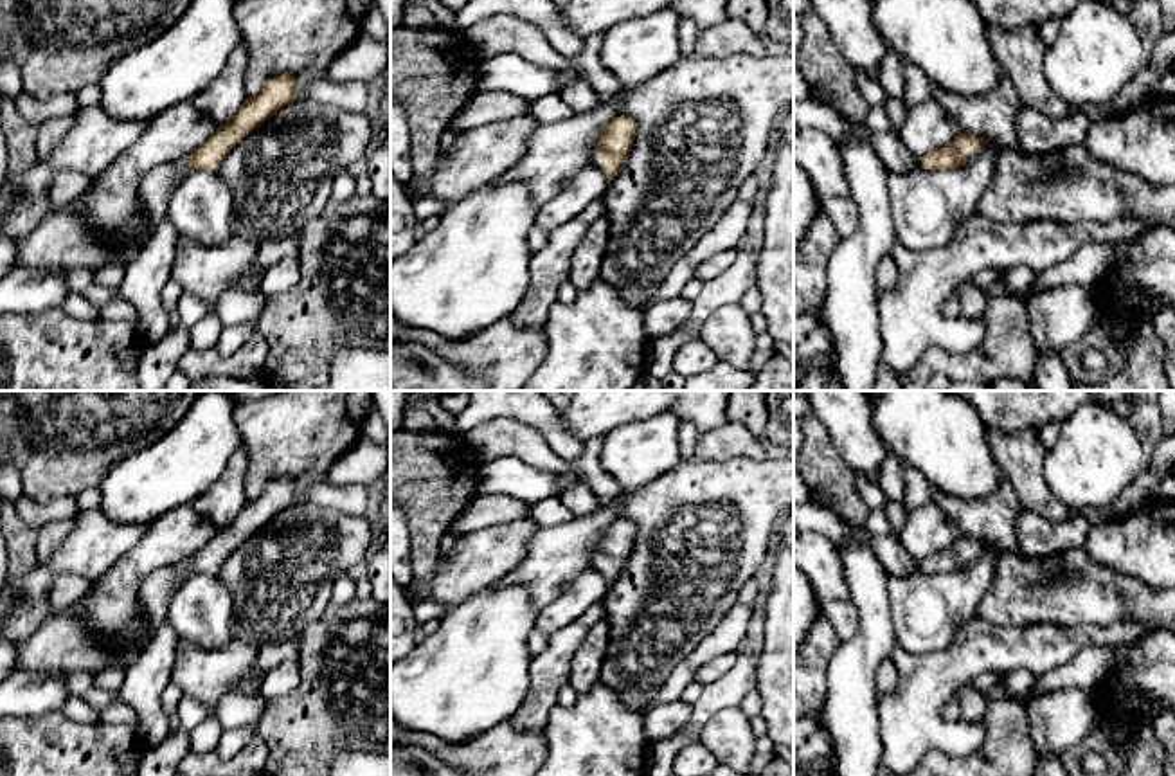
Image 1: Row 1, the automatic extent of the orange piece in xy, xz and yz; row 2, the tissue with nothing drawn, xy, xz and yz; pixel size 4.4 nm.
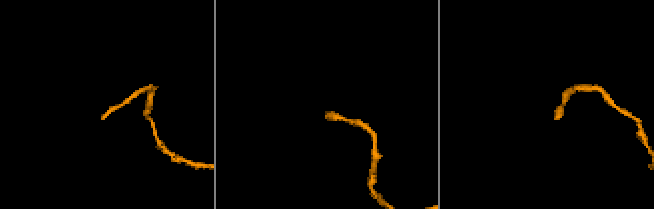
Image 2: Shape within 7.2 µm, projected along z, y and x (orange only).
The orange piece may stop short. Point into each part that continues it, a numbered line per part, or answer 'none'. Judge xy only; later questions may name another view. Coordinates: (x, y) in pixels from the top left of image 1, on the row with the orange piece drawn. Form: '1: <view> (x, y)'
1: xy (157, 186)

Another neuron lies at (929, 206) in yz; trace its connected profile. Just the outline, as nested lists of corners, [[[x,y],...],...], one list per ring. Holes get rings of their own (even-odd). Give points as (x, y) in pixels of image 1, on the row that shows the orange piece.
[[[988,142],[970,162],[955,169],[889,171],[898,241],[912,252],[946,247],[963,221],[975,214],[993,176],[995,155],[997,146]]]

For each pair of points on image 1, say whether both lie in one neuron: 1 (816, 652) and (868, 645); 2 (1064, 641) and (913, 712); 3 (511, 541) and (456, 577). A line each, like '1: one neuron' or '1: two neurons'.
1: two neurons
2: one neuron
3: one neuron

